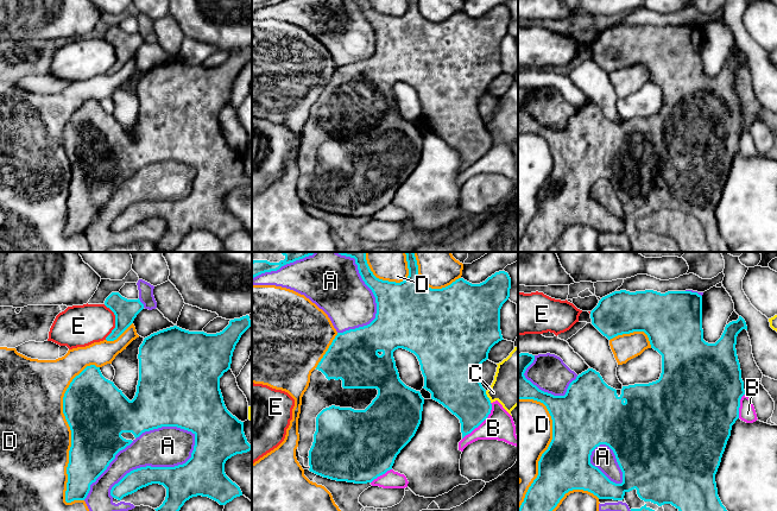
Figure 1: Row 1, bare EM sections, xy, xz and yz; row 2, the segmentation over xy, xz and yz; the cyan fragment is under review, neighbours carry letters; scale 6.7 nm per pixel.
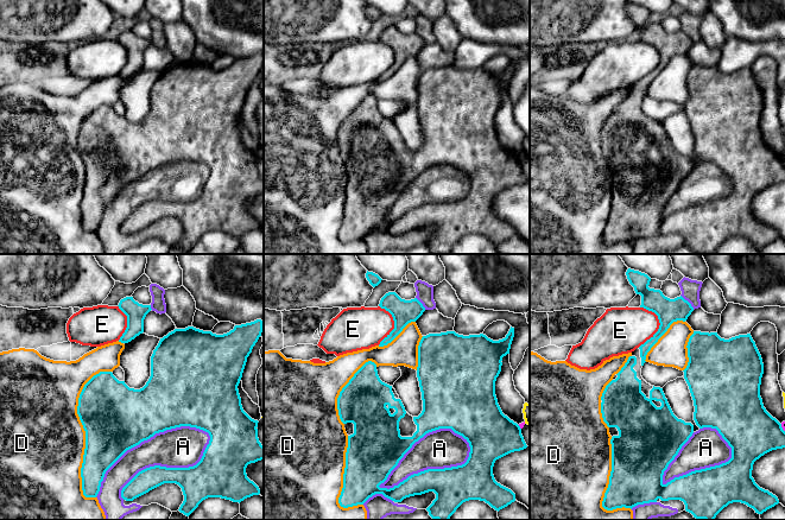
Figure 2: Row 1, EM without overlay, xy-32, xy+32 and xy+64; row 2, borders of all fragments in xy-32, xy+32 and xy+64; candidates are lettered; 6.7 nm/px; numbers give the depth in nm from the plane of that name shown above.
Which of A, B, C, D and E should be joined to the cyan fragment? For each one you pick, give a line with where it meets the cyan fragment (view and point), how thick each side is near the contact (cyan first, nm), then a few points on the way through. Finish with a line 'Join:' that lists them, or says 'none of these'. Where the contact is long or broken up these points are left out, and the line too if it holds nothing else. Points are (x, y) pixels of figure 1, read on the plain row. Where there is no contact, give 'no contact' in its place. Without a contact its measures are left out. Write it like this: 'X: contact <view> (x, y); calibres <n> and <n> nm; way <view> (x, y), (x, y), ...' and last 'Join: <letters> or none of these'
Join: none of these

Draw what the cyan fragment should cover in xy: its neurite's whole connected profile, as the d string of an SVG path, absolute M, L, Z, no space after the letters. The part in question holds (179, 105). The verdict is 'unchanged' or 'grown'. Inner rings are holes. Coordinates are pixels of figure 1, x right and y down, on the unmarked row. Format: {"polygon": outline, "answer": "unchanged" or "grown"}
{"polygon": "M249 50L229 55L220 67L189 65L177 59L159 64L145 71L139 81L139 114L137 126L130 134L113 115L106 113L100 101L87 100L76 109L63 131L63 147L71 164L71 181L67 201L68 216L65 235L84 234L90 225L90 219L107 203L115 189L130 179L143 166L162 160L177 160L195 169L195 179L191 191L183 198L175 201L140 201L127 207L110 223L110 229L118 234L152 217L163 219L166 231L163 238L154 242L157 250L172 252L192 231L208 231L220 239L226 239L234 232L242 229L240 221L225 207L225 197L236 188L252 184L244 166L244 156L233 150L226 141L220 124L220 112L230 102L233 86L241 69L251 61Z", "answer": "grown"}

